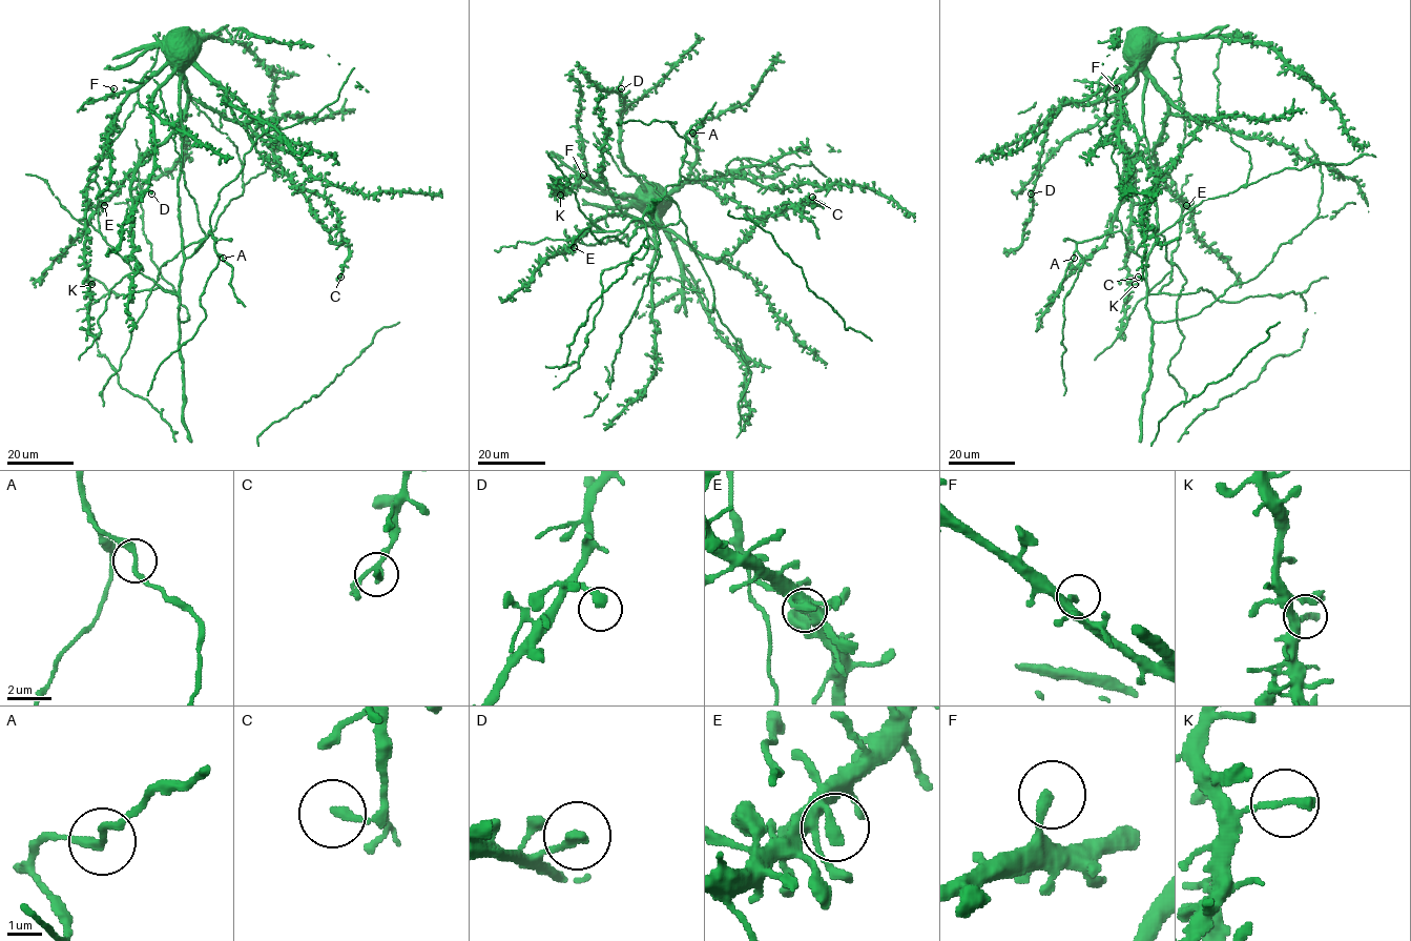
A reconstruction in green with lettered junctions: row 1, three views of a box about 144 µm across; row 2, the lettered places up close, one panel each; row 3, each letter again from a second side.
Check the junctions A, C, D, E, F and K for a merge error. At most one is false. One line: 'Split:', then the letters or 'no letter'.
Split: no letter

